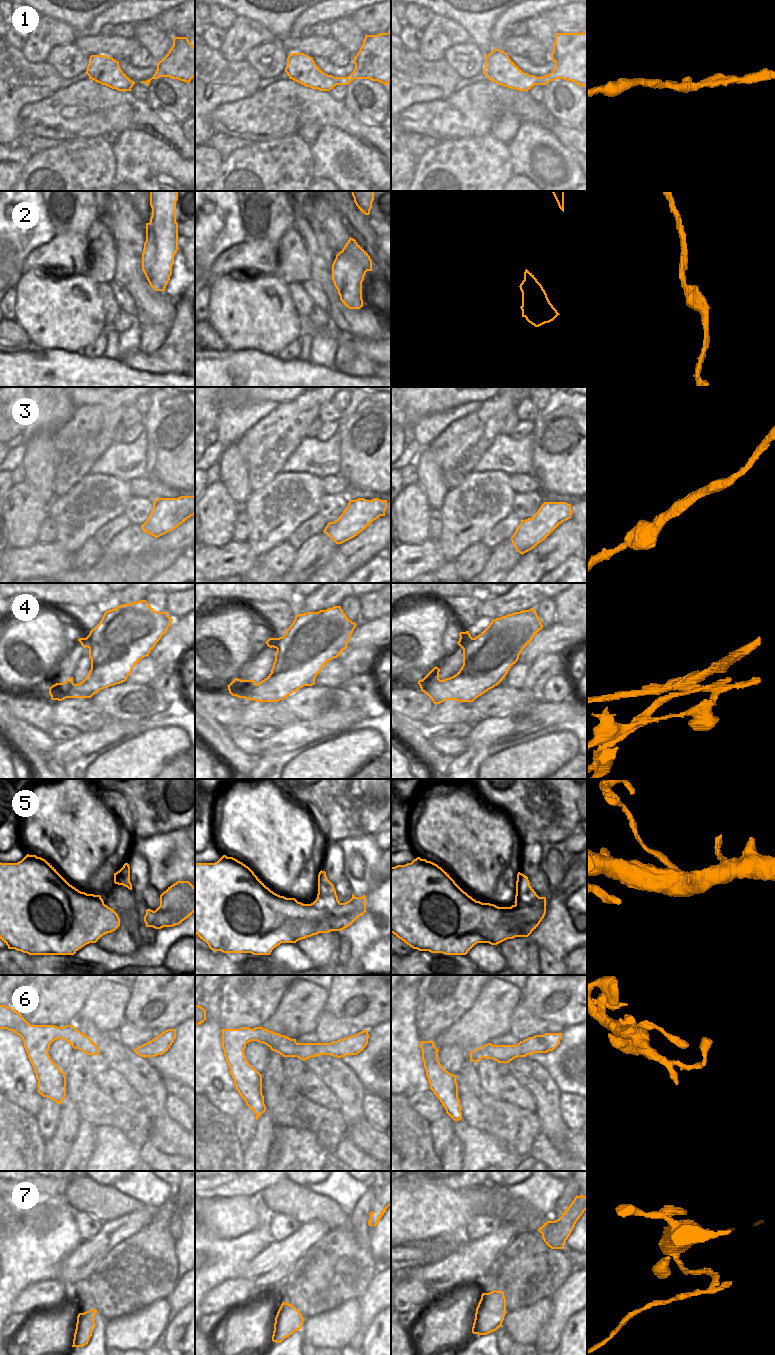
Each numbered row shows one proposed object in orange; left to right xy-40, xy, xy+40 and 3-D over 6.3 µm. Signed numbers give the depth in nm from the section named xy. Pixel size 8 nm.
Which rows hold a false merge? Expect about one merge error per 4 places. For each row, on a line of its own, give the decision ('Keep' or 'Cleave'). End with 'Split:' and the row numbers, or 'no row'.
1: Keep
2: Keep
3: Keep
4: Cleave
5: Cleave
6: Keep
7: Cleave
Split: 4, 5, 7

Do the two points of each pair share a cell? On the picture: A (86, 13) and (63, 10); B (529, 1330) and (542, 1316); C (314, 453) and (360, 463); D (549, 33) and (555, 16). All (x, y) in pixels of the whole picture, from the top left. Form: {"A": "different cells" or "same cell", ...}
{"A": "same cell", "B": "same cell", "C": "different cells", "D": "different cells"}

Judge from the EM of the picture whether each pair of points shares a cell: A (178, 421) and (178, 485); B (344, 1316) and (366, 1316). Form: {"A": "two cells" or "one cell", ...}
{"A": "one cell", "B": "two cells"}

